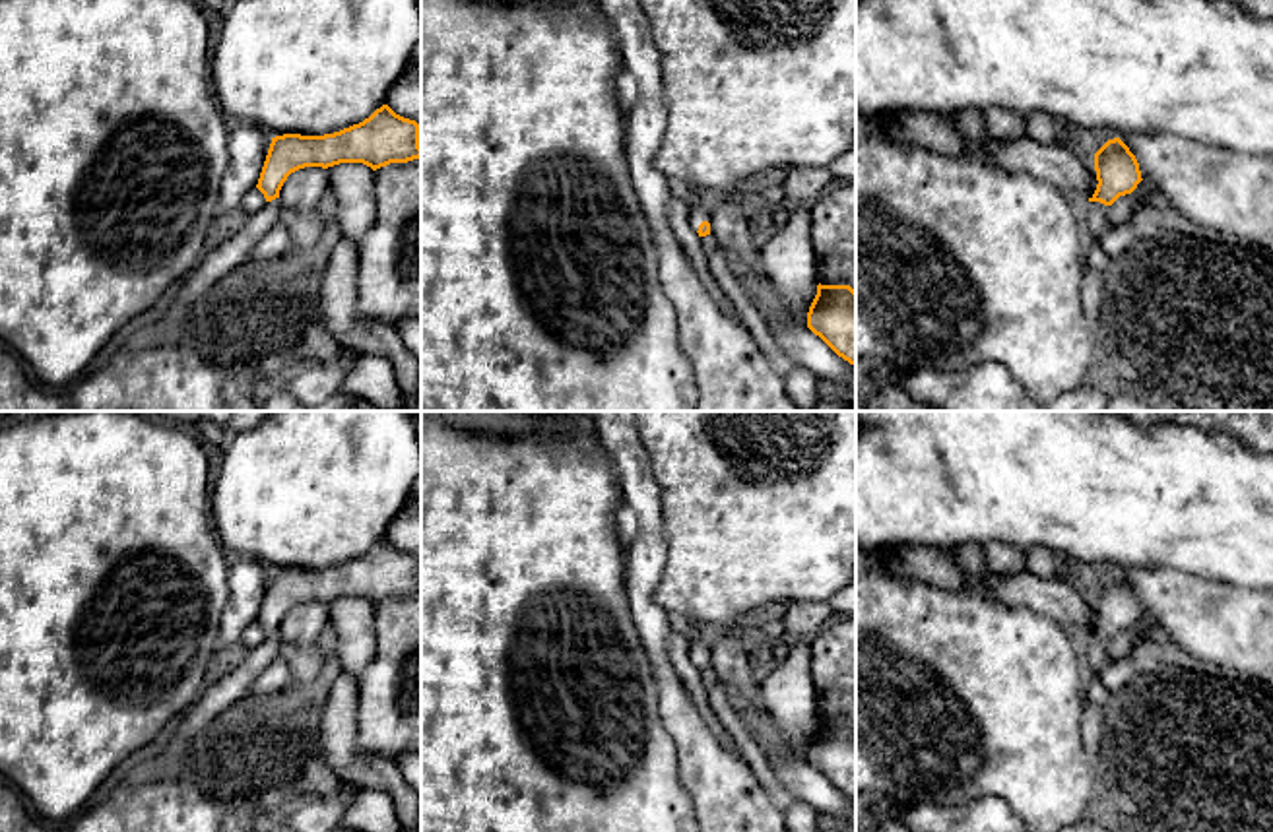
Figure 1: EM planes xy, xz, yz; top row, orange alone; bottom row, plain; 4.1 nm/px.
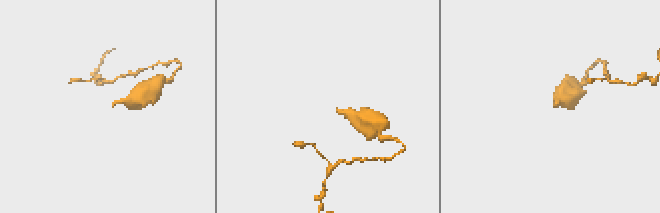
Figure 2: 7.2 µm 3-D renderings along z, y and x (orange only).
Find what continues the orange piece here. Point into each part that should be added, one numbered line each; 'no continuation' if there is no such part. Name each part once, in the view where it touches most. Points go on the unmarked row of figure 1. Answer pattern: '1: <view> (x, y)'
1: yz (1095, 650)

